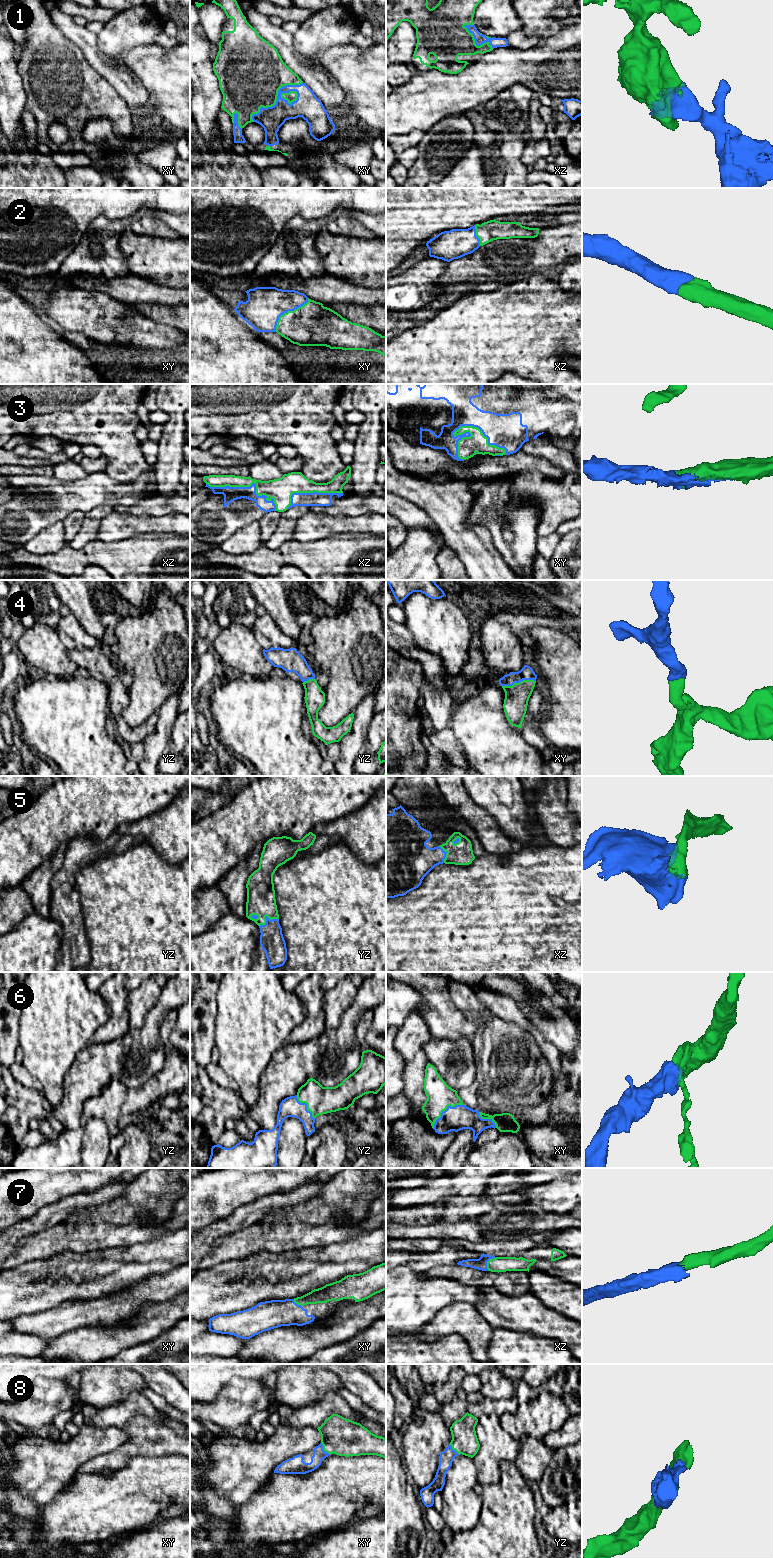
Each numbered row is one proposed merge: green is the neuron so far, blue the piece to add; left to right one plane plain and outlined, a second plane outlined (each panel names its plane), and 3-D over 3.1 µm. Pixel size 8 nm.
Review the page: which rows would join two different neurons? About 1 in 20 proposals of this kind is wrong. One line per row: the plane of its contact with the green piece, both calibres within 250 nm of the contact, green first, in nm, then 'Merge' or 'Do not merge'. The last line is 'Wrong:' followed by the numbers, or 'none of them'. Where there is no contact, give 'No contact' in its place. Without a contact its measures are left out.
1: Touches green in xy. Thickness 460 nm (green) against 190 nm. Merge
2: Touches green in xy. Thickness 340 nm (green) against 300 nm. Merge
3: Touches green in xy. Thickness 160 nm (green) against 280 nm. Merge
4: Touches green in xy. Thickness 190 nm (green) against 110 nm. Merge
5: Touches green in yz. Thickness 220 nm (green) against 190 nm. Merge
6: Touches green in xy. Thickness 200 nm (green) against 200 nm. Merge
7: Touches green in xz. Thickness 130 nm (green) against 100 nm. Merge
8: Touches green in xy. Thickness 300 nm (green) against 130 nm. Merge
Wrong: none of them

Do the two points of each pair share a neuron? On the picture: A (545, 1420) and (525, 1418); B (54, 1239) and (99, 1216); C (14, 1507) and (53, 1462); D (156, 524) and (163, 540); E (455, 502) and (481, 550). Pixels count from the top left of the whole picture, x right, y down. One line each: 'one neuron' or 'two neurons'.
A: one neuron
B: one neuron
C: two neurons
D: two neurons
E: one neuron

